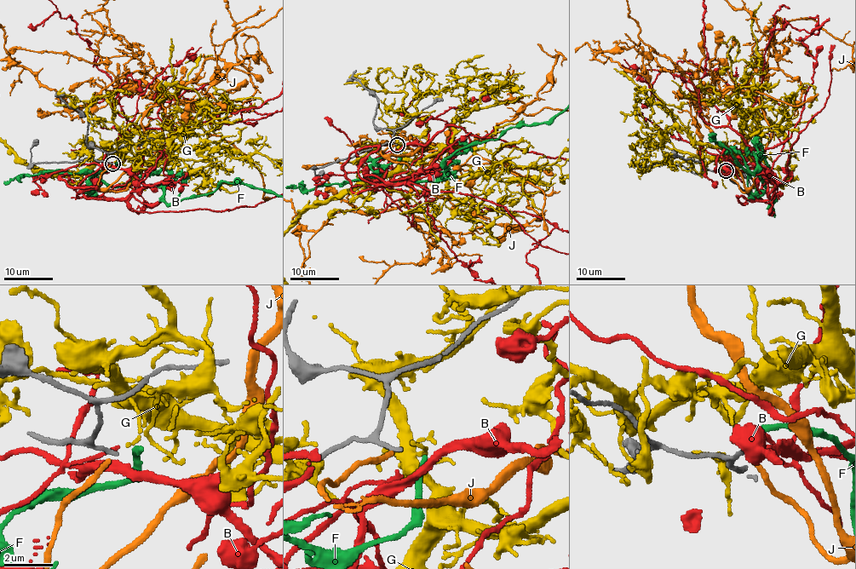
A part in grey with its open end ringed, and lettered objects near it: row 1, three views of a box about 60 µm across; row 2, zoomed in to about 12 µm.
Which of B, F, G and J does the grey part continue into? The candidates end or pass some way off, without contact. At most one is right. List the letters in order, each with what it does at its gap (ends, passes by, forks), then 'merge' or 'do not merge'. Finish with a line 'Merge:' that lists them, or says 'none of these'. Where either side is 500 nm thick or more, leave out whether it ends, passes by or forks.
B: it ends | do not merge
F: it ends | do not merge
G: it ends | do not merge
J: it ends | do not merge
Merge: none of these

